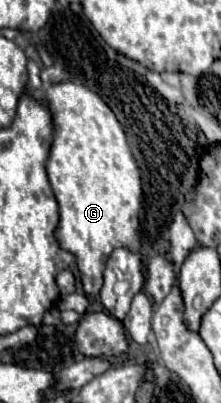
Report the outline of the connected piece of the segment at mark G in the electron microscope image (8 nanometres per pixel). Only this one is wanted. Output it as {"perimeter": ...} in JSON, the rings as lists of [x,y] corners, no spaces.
{"perimeter":[[[59,81],[45,91],[45,105],[53,119],[53,143],[47,159],[47,175],[59,203],[59,245],[71,251],[83,275],[89,297],[103,285],[103,269],[115,247],[139,251],[141,177],[131,149],[107,103],[81,83]]]}

